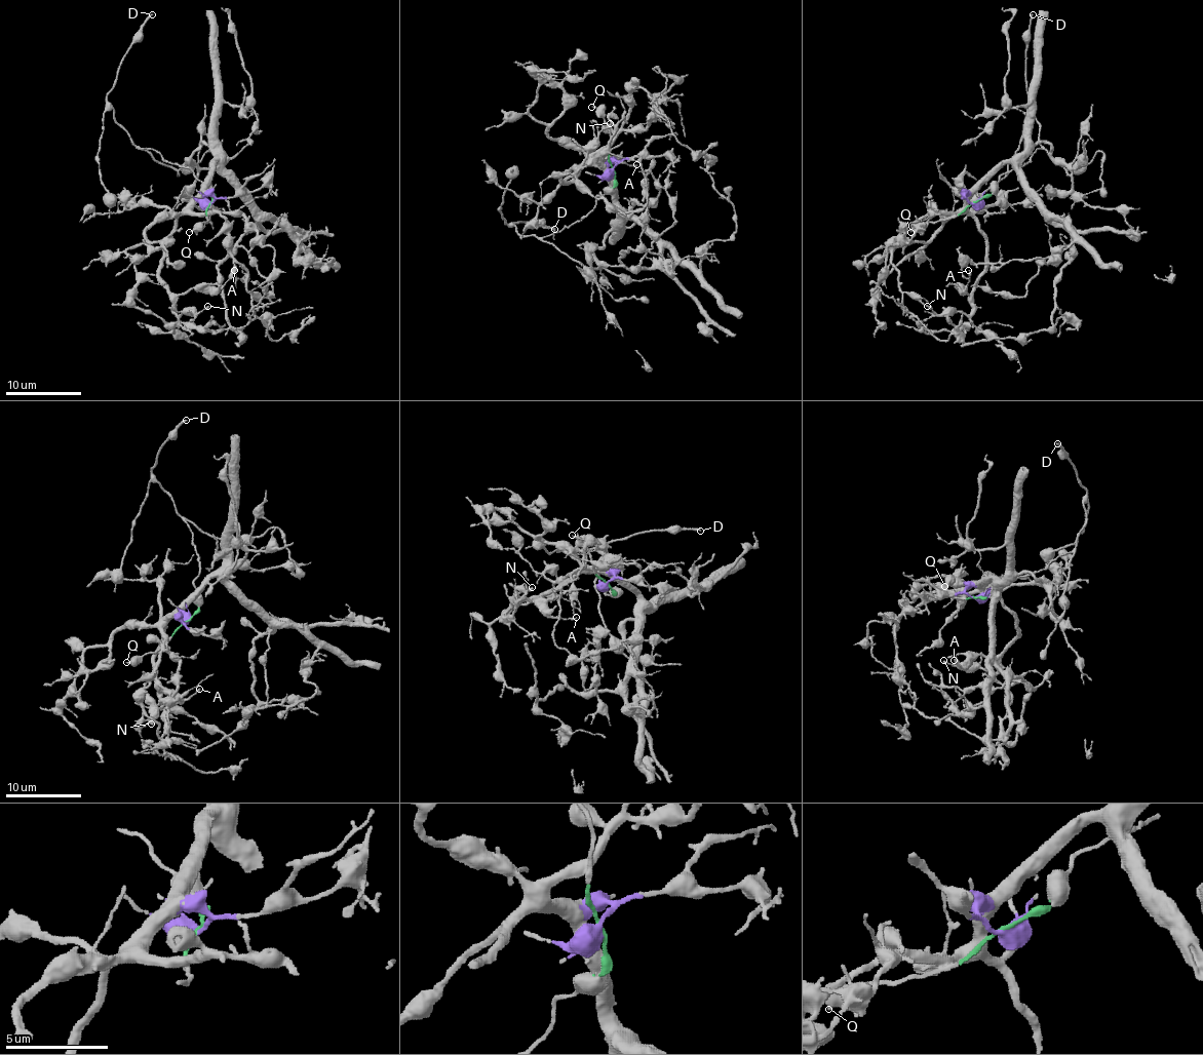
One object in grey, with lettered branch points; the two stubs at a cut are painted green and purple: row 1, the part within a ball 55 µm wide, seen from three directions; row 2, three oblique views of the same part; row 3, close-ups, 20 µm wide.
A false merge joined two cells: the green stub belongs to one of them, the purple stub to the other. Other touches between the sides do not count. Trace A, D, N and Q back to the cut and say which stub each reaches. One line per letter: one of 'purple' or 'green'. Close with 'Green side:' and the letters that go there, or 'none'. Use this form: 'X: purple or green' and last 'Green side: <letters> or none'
A: purple
D: green
N: purple
Q: green
Green side: D, Q

